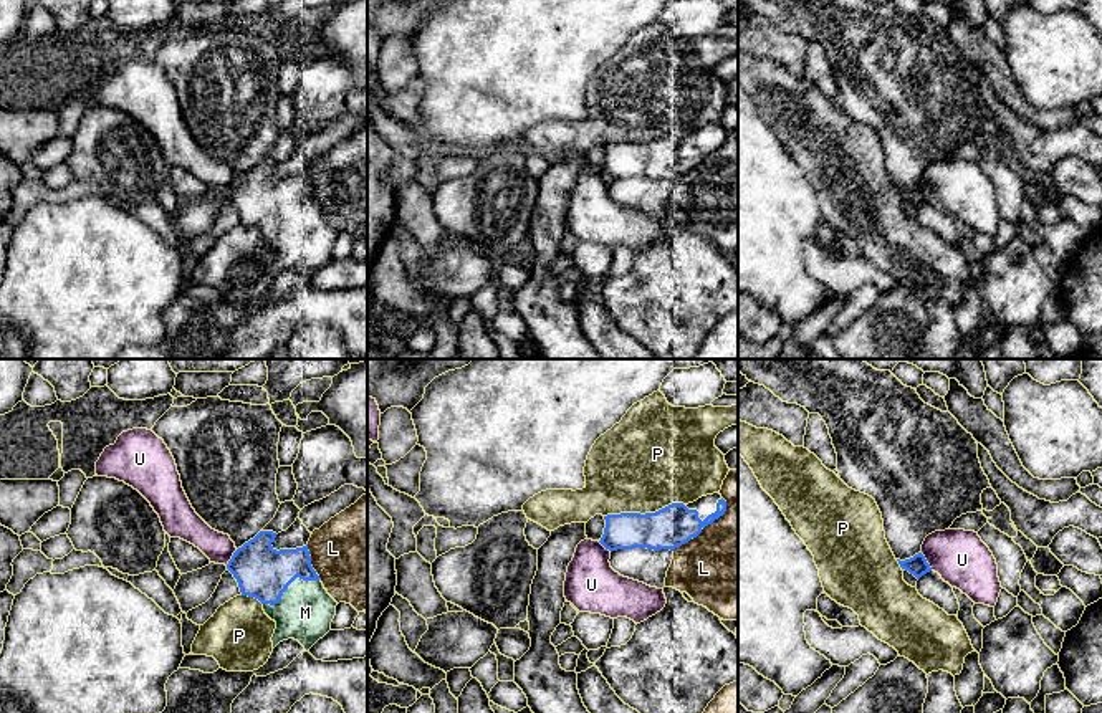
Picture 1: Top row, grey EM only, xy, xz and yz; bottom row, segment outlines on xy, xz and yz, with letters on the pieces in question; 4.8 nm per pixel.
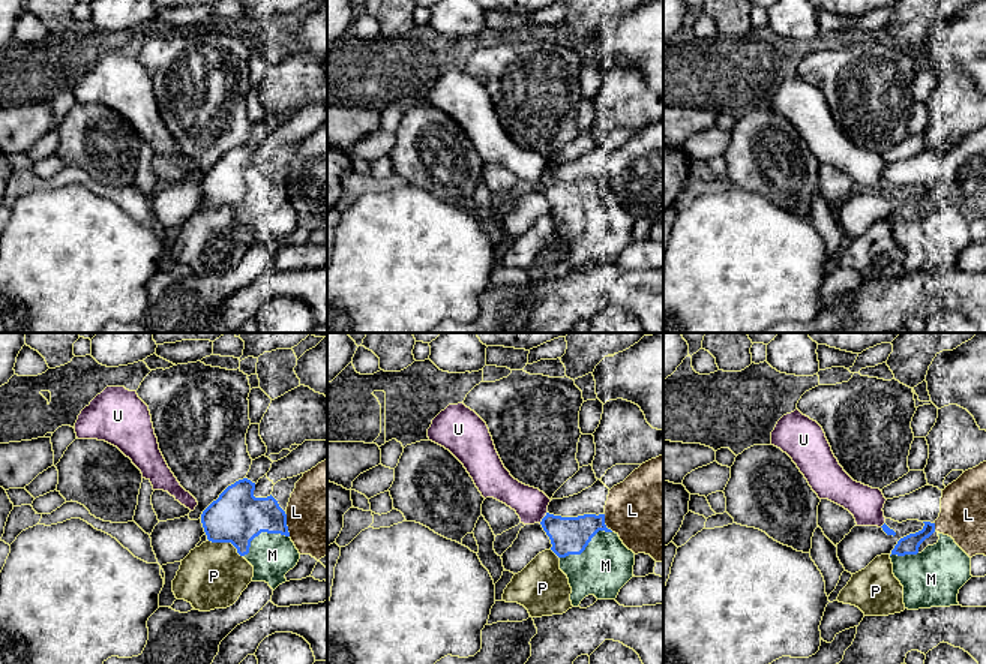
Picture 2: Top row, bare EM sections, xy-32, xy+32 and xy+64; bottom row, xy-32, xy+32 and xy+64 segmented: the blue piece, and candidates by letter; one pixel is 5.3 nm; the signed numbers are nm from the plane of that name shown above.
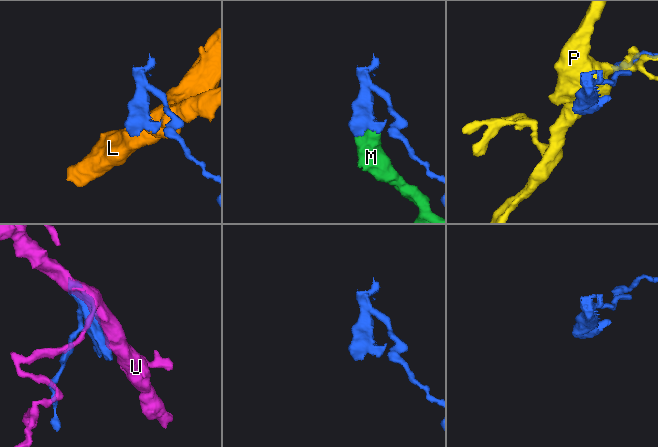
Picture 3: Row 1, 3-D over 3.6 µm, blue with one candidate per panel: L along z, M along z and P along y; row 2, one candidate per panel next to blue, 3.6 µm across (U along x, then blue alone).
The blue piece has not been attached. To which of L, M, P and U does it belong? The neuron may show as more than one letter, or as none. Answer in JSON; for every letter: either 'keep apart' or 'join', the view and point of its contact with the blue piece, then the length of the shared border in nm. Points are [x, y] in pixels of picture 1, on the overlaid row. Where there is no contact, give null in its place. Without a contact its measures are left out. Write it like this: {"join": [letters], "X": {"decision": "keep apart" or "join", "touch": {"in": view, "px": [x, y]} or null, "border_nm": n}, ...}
{"join": ["M"], "L": {"decision": "keep apart", "touch": {"in": "xy", "px": [310, 563]}, "border_nm": 190}, "M": {"decision": "join", "touch": {"in": "xy", "px": [288, 584]}, "border_nm": 300}, "P": {"decision": "keep apart", "touch": {"in": "xz", "px": [646, 513]}, "border_nm": 400}, "U": {"decision": "keep apart", "touch": {"in": "yz", "px": [925, 561]}, "border_nm": 110}}

